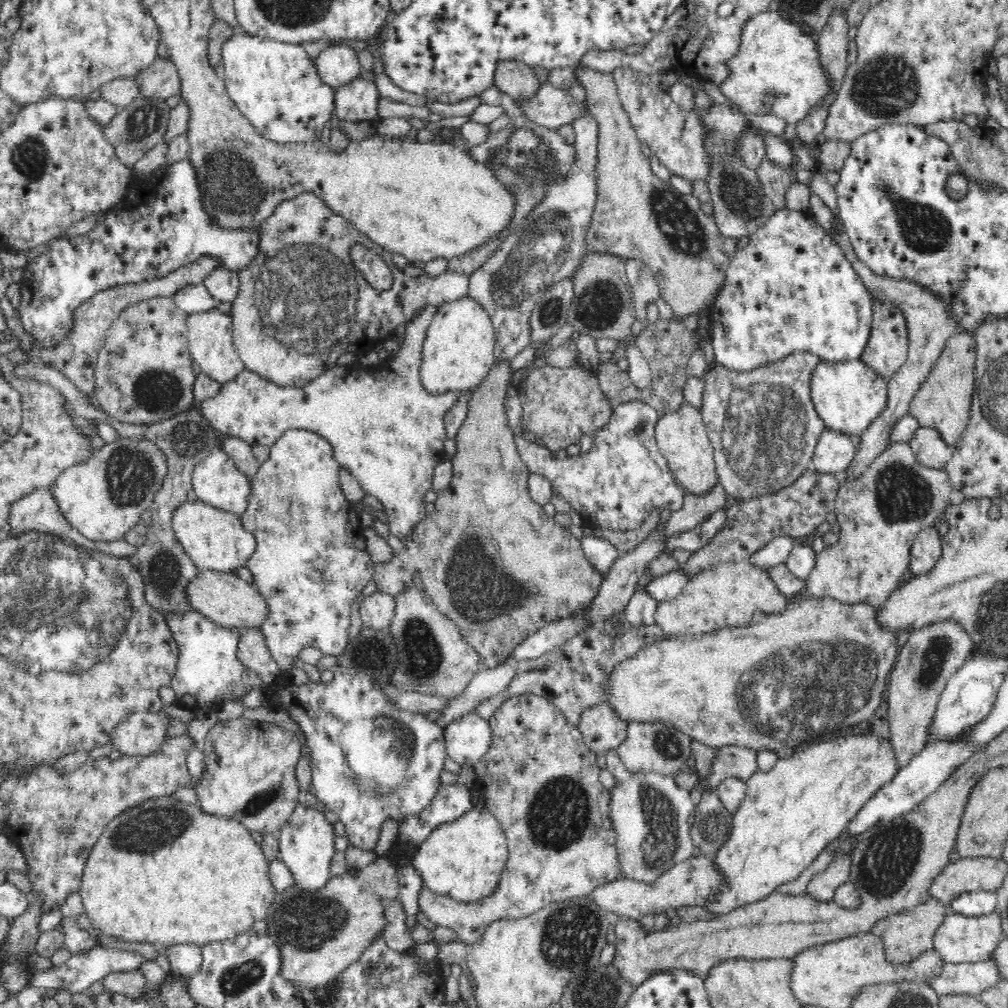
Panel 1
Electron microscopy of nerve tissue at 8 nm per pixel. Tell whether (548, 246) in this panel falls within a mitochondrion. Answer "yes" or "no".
yes

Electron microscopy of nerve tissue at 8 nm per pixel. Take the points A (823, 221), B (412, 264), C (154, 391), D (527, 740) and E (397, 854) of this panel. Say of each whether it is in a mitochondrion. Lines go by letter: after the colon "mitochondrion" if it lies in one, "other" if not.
A: other
B: other
C: mitochondrion
D: other
E: other

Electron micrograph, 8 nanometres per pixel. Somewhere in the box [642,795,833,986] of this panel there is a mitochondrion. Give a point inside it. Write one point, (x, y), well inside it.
(709, 825)

